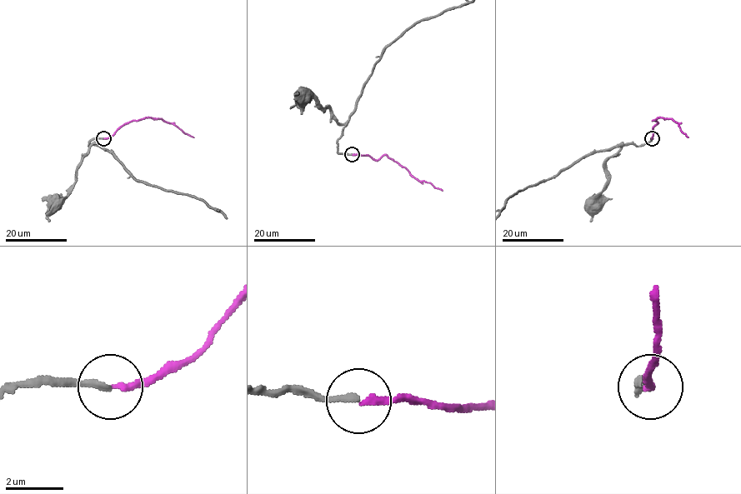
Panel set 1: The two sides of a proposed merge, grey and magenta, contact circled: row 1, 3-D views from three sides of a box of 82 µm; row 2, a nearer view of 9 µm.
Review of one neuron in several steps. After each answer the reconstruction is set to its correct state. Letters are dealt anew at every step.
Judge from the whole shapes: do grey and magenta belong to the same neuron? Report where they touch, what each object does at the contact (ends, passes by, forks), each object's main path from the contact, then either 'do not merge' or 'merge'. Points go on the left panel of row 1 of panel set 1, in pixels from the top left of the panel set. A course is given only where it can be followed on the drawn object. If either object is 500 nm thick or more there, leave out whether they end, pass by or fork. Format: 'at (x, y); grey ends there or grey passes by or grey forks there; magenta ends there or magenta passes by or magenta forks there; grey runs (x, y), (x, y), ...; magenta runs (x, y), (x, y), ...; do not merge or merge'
at (103, 138); grey ends there; magenta ends there; grey runs (103, 138), (92, 137), (89, 142), (89, 147), (97, 144), (91, 147), (80, 161), (71, 191), (57, 202); magenta runs (103, 138), (111, 137), (127, 122), (145, 117), (162, 118), (194, 137); merge

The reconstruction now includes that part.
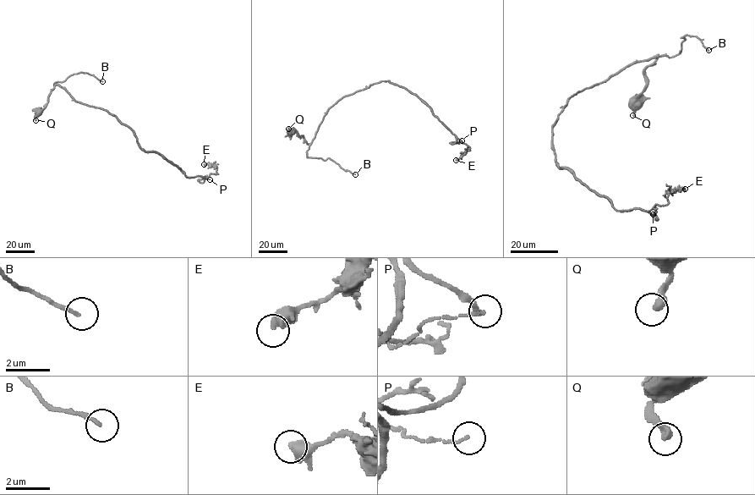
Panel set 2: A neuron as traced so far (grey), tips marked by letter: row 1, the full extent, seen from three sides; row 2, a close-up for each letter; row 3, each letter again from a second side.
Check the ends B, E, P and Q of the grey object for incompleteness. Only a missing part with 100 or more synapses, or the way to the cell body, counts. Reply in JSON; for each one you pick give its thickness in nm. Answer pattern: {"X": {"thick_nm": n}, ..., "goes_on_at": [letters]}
{"B": {"thick_nm": 160}, "goes_on_at": ["B"]}

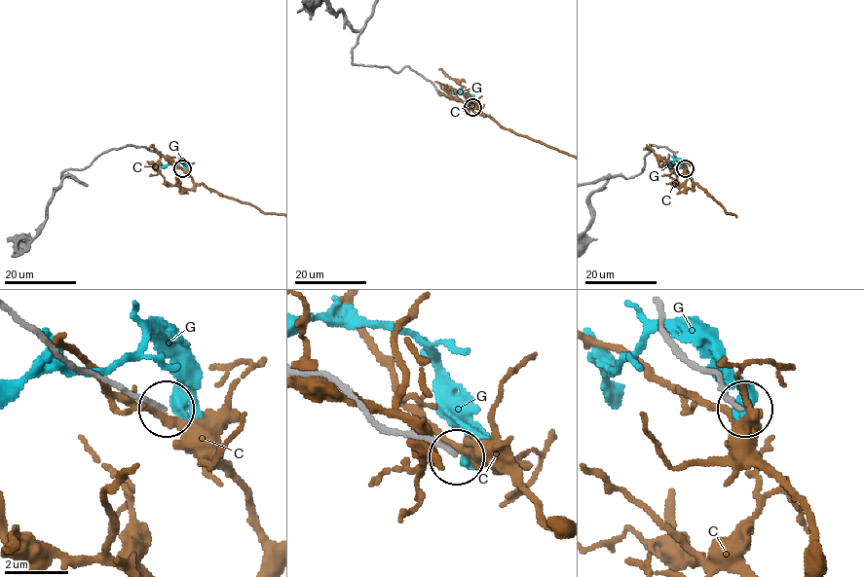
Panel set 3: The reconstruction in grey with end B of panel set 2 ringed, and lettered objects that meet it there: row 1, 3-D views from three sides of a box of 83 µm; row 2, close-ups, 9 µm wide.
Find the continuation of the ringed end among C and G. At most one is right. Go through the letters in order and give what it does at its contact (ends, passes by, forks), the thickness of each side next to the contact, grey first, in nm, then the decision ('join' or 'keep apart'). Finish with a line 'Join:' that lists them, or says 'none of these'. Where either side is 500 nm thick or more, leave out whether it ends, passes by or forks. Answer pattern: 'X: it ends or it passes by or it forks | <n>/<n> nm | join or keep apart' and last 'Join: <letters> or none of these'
C: it passes by | 190/240 nm | keep apart
G: 160/550 nm | keep apart
Join: none of these

